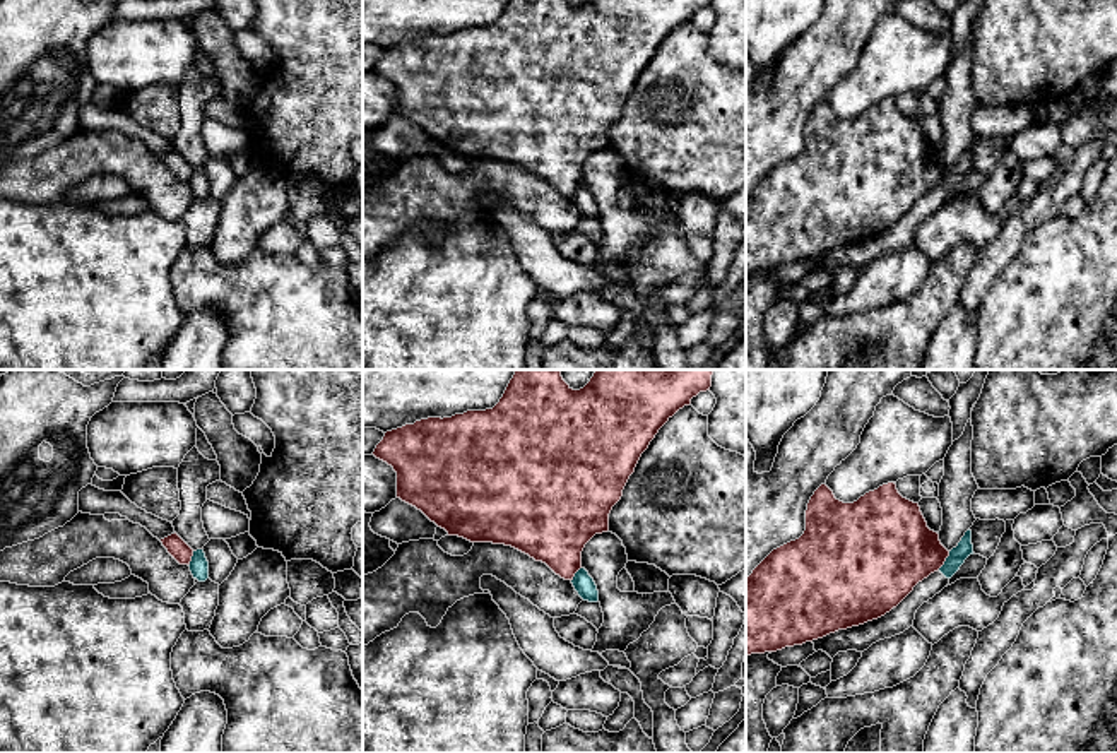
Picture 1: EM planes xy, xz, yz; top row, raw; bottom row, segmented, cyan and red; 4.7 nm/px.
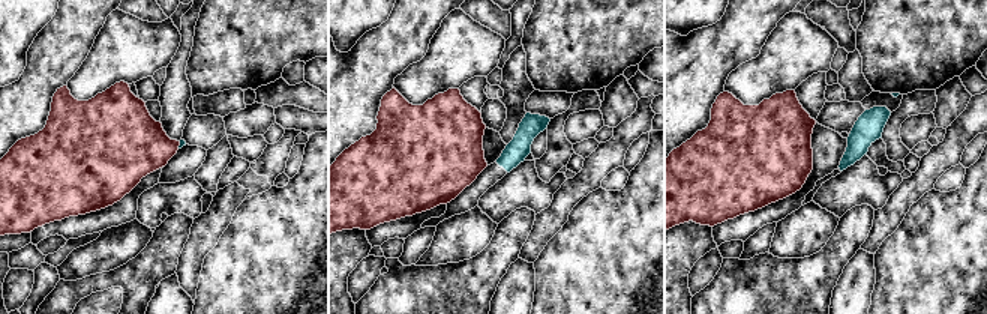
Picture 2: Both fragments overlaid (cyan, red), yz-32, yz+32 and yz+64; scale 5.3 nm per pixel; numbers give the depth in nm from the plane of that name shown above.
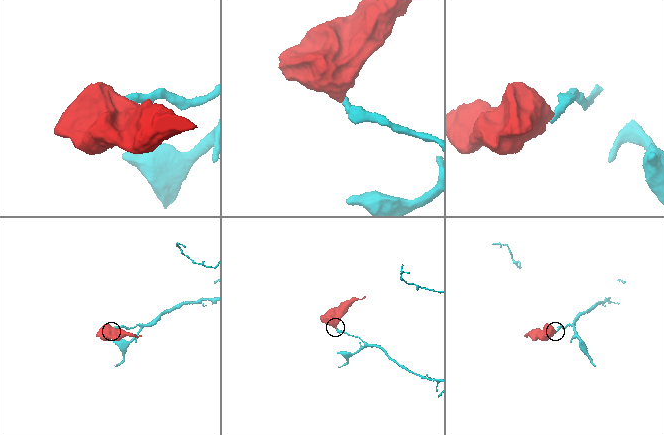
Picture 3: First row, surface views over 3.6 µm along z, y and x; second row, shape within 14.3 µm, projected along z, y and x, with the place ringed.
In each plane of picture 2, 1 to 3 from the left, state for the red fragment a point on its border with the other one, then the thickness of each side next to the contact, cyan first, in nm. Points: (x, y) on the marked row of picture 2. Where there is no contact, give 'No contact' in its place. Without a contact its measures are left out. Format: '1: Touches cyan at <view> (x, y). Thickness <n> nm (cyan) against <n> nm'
1: Touches cyan at yz-32 (180, 144). Thickness 30 nm (cyan) against 360 nm
2: No contact
3: No contact

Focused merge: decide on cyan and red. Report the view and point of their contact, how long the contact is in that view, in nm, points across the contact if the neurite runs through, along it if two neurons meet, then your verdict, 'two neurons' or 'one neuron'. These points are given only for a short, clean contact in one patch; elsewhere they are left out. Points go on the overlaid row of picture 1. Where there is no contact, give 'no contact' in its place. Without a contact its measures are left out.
yz (946, 560) | 110 nm | along yz (950, 551), (938, 569) | two neurons

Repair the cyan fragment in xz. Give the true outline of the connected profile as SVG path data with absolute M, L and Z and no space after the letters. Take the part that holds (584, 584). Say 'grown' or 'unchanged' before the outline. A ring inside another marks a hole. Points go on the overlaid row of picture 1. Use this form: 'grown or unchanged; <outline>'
unchanged; M580 568L575 573L571 584L583 601L588 601L588 602L597 602L599 601L597 585L585 568Z

